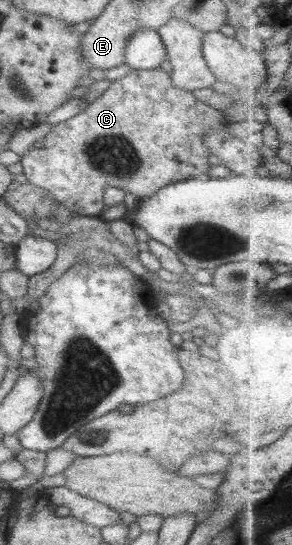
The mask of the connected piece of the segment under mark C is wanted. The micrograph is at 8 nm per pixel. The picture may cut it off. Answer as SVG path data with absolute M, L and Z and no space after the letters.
M159 67L151 68L151 70L133 69L126 76L119 78L119 80L111 81L108 88L95 101L88 104L85 111L55 126L51 126L49 135L41 140L43 147L31 147L18 162L22 166L22 173L27 179L28 184L33 184L33 186L37 186L37 188L49 192L49 195L53 196L53 200L57 200L57 203L63 205L67 210L75 214L95 217L105 208L102 197L103 191L105 191L107 187L123 190L128 195L130 201L139 202L144 199L149 199L149 197L155 195L159 189L169 184L177 183L177 180L187 180L187 178L193 178L193 176L197 176L197 174L207 174L212 166L207 161L210 152L206 146L203 146L204 140L201 136L205 136L205 133L207 133L209 129L215 129L215 127L219 127L219 125L223 127L225 124L227 123L221 112L197 101L191 91L175 88L175 86L171 84L169 75L167 75L165 71L161 71Z

